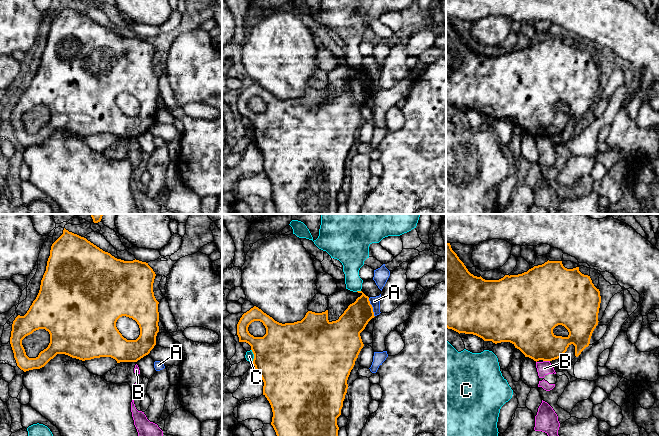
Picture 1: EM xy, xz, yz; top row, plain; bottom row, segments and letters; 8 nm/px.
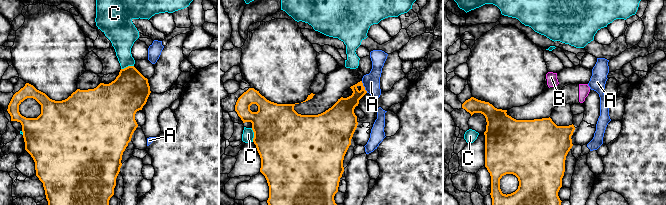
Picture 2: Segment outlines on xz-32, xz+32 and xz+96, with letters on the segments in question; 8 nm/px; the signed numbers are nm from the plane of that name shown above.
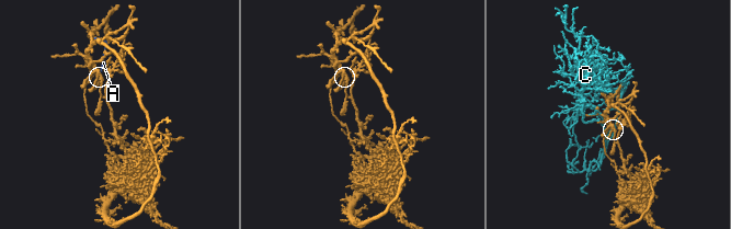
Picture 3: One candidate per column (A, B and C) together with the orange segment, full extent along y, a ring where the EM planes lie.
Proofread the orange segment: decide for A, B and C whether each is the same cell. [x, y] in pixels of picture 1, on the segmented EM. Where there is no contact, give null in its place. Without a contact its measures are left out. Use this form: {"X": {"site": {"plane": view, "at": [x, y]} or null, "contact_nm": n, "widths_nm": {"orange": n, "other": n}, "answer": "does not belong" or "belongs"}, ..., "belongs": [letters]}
{"A": {"site": {"plane": "xz", "at": [372, 307]}, "contact_nm": 160, "widths_nm": {"orange": 220, "other": 80}, "answer": "does not belong"}, "B": {"site": {"plane": "yz", "at": [546, 360]}, "contact_nm": 60, "widths_nm": {"orange": 340, "other": 110}, "answer": "does not belong"}, "C": {"site": {"plane": "xz", "at": [254, 356]}, "contact_nm": 110, "widths_nm": {"orange": 500, "other": 70}, "answer": "does not belong"}, "belongs": []}

